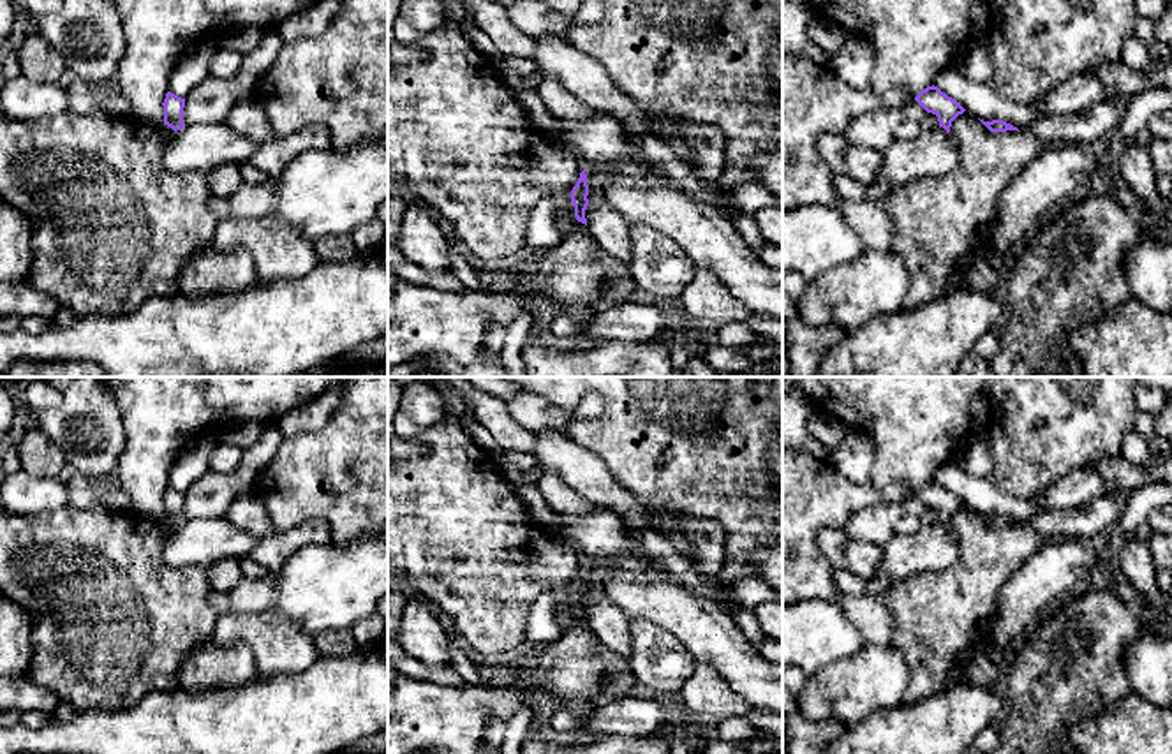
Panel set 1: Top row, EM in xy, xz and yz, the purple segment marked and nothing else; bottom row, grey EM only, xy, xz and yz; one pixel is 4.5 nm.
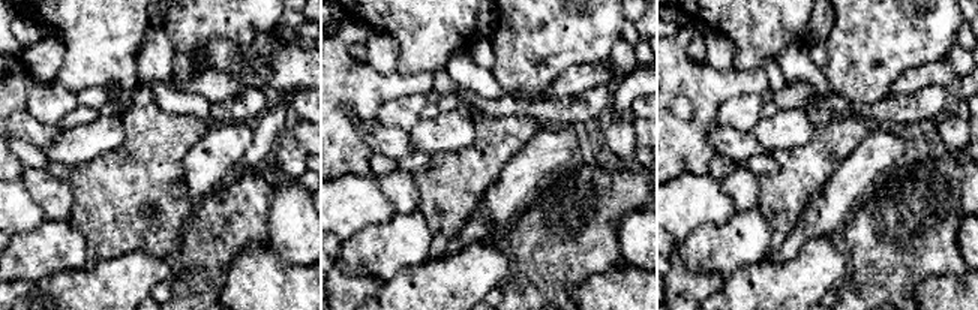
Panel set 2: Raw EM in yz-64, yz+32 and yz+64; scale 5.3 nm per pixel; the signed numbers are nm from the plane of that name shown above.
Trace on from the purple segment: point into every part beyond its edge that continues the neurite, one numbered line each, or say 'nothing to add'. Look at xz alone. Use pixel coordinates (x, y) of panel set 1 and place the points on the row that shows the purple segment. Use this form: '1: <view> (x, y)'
1: xz (582, 279)

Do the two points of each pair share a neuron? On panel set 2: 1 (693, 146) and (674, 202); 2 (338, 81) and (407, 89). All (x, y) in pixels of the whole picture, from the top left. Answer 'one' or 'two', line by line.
1: two
2: one

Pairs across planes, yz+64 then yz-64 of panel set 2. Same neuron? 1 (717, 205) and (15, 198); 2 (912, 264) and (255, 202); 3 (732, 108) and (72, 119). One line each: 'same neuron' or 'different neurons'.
1: same neuron
2: same neuron
3: different neurons

